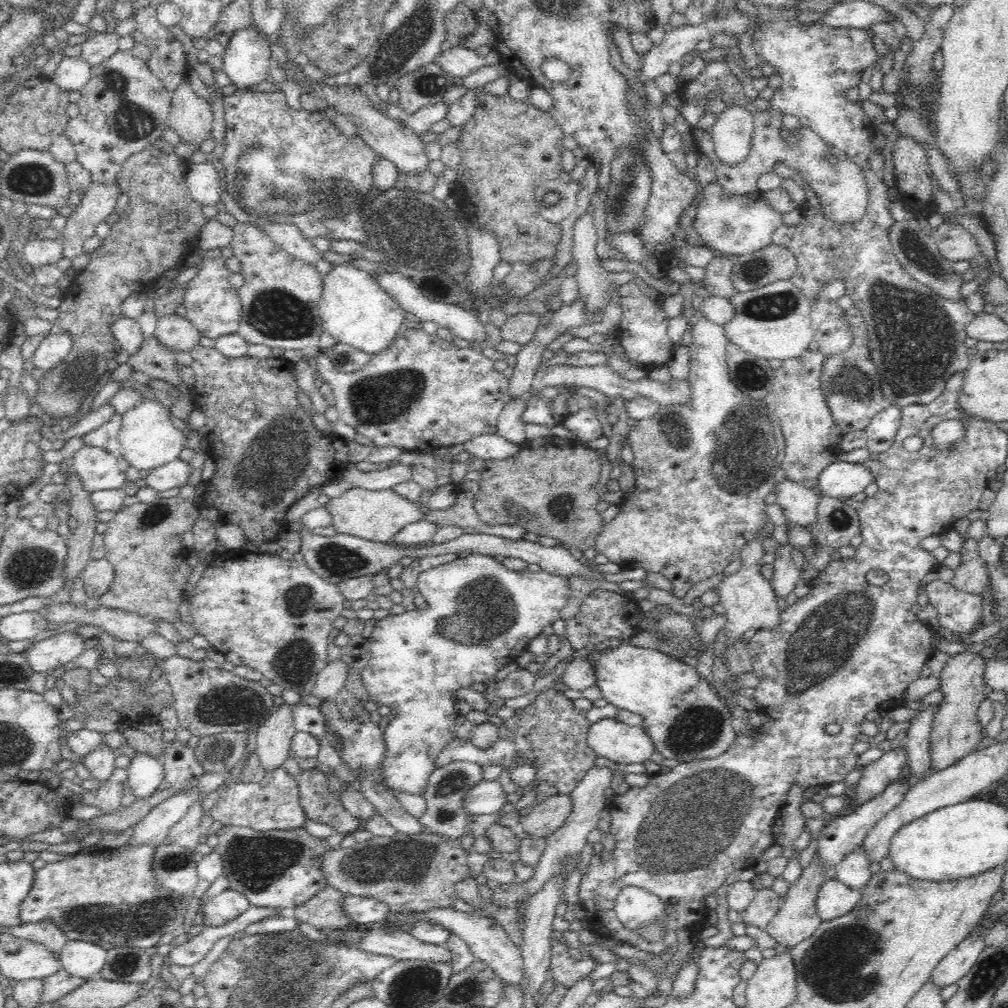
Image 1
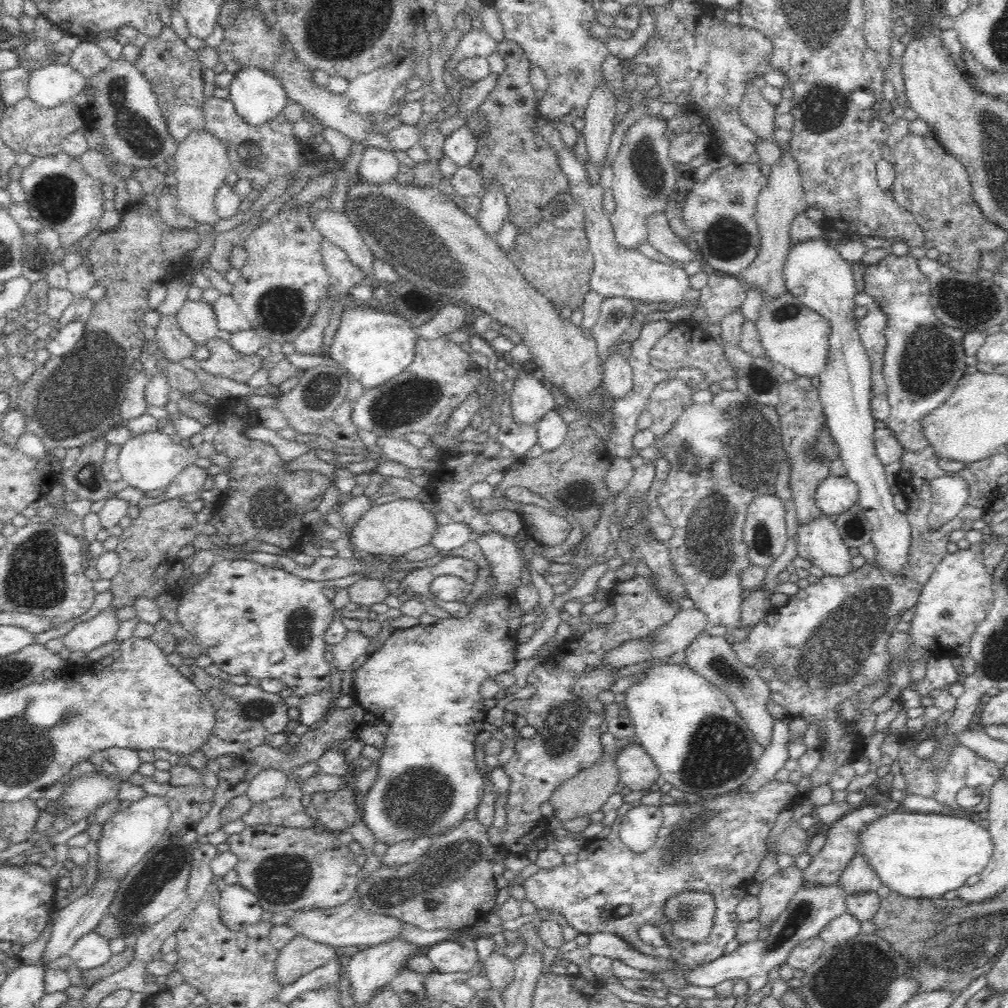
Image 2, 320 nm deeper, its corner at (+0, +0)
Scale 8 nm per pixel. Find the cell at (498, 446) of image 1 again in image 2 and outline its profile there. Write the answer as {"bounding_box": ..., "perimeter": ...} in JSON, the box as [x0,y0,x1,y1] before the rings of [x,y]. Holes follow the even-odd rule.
{"bounding_box":[494,420,538,458],"perimeter":[[[538,420],[529,424],[524,423],[524,426],[516,426],[510,433],[502,426],[502,430],[498,430],[494,439],[502,444],[503,448],[508,448],[513,456],[524,458],[538,445],[538,423]]]}

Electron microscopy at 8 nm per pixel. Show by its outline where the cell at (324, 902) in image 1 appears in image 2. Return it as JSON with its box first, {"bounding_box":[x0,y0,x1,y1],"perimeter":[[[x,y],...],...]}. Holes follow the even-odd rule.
{"bounding_box":[274,936,335,988],"perimeter":[[[297,936],[282,950],[275,960],[274,979],[281,988],[294,984],[305,974],[328,964],[335,957],[334,947]]]}

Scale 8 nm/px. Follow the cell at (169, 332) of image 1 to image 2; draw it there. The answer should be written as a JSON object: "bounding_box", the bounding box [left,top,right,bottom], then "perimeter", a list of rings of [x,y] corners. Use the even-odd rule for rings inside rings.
{"bounding_box":[177,300,220,346],"perimeter":[[[188,300],[177,312],[180,329],[190,337],[197,346],[217,337],[220,332],[218,317],[214,306],[208,302]]]}

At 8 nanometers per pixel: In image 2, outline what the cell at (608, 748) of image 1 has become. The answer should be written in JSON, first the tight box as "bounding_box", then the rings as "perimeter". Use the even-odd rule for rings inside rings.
{"bounding_box":[616,745,659,793],"perimeter":[[[628,745],[616,759],[619,782],[630,791],[649,793],[659,779],[659,771],[650,755],[639,745]]]}

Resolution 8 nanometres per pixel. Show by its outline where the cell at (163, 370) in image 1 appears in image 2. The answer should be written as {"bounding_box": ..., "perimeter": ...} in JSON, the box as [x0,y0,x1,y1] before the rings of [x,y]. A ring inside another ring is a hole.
{"bounding_box":[155,314,197,363],"perimeter":[[[178,314],[161,315],[155,331],[156,343],[162,347],[166,359],[172,360],[172,363],[180,363],[194,356],[197,345],[180,329]]]}

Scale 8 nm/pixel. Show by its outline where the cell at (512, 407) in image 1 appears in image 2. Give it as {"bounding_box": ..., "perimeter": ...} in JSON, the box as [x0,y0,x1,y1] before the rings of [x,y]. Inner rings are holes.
{"bounding_box":[511,371,554,424],"perimeter":[[[533,371],[518,374],[511,390],[511,409],[514,420],[526,424],[540,420],[554,409],[549,386]]]}

